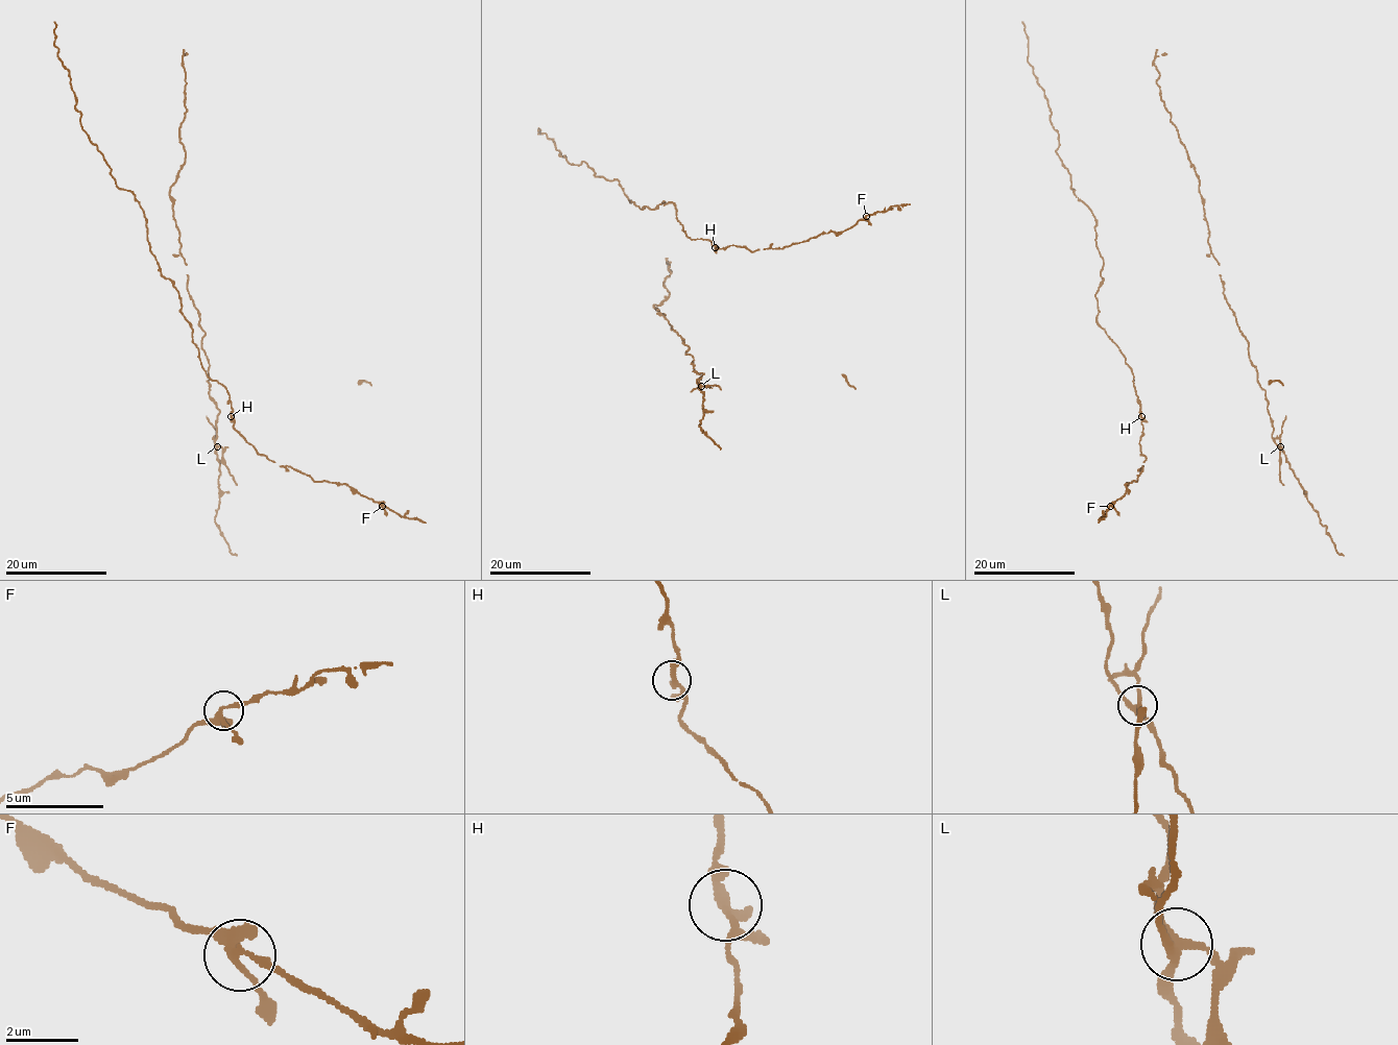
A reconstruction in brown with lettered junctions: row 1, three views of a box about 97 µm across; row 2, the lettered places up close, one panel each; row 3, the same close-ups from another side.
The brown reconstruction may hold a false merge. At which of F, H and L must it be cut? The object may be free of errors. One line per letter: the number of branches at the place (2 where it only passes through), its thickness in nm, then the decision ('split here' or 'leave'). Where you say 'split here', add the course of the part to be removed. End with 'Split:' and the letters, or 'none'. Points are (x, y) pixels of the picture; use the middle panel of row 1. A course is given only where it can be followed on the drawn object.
F: branches 4; calibre 260 nm; leave
H: branches 3; calibre 220 nm; leave
L: branches 4; calibre 240 nm; split here; course (701, 385), (716, 385), (721, 389)
Split: L

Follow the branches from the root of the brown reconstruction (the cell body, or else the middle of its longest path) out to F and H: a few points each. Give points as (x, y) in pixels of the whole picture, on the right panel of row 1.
F: (1107, 335), (1133, 375), (1142, 419), (1139, 451), (1146, 459), (1137, 481), (1126, 484), (1127, 491), (1110, 506)
H: (1107, 335), (1132, 372), (1141, 416)

